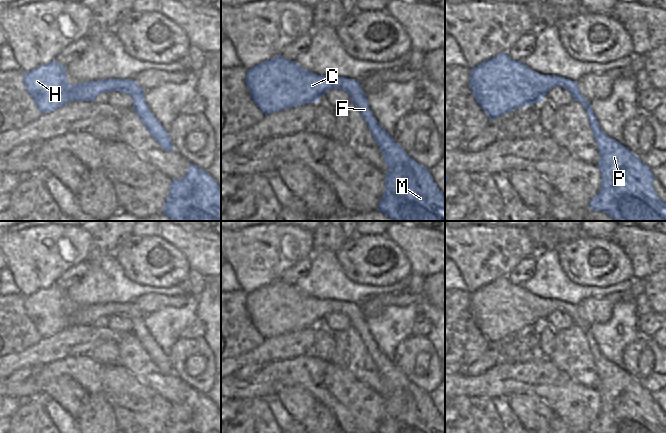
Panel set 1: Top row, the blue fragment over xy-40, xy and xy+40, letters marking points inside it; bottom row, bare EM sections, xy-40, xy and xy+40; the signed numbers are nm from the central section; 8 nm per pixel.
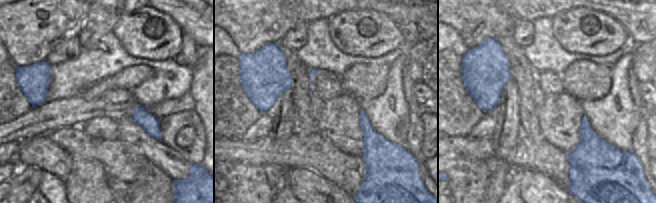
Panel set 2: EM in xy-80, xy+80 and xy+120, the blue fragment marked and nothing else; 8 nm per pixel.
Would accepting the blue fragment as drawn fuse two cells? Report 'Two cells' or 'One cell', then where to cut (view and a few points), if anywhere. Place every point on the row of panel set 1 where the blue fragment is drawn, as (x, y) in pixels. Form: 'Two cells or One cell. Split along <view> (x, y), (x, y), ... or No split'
One cell. No split

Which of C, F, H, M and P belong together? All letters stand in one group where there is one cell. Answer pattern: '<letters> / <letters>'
C F H M P

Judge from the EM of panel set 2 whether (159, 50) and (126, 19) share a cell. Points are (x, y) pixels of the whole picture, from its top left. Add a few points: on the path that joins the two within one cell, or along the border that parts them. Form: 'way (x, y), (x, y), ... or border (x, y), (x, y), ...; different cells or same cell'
way (151, 44), (134, 27); same cell

